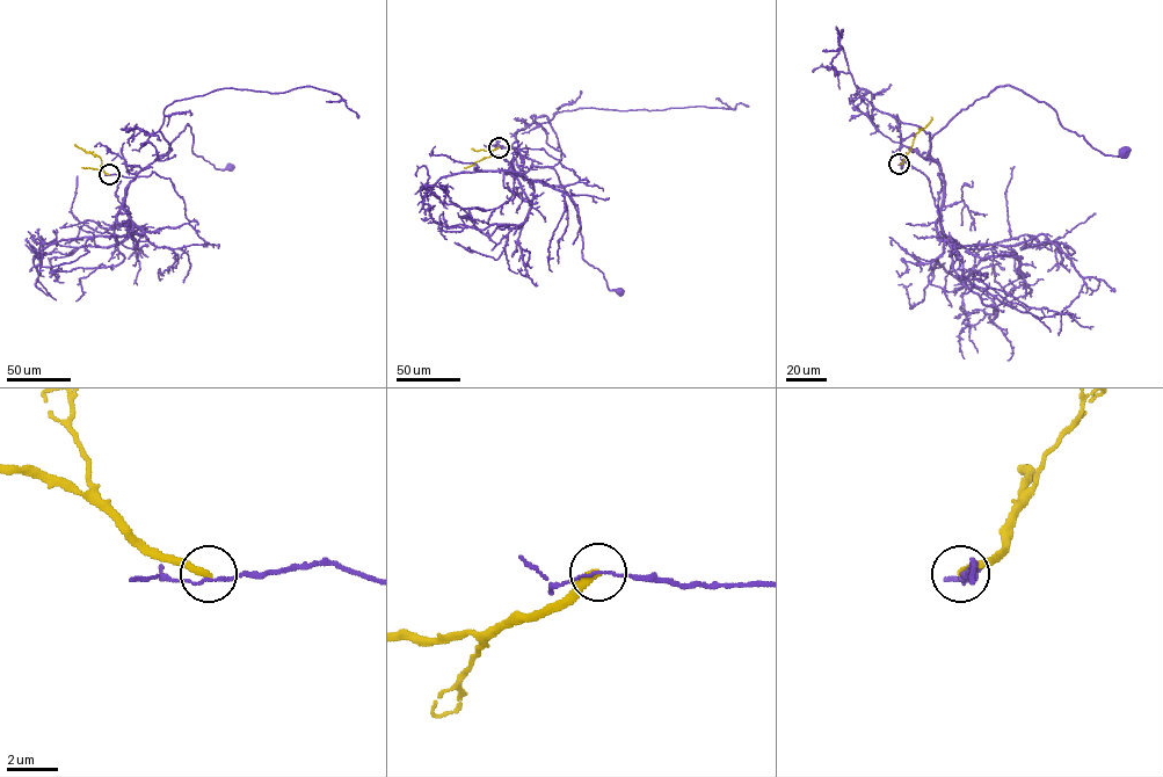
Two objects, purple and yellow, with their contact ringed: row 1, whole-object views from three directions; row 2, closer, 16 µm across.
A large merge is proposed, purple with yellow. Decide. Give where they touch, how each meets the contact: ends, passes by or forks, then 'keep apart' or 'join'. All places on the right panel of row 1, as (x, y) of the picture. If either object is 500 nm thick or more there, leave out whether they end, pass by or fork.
at (899, 164); purple passes by; yellow ends there; keep apart

